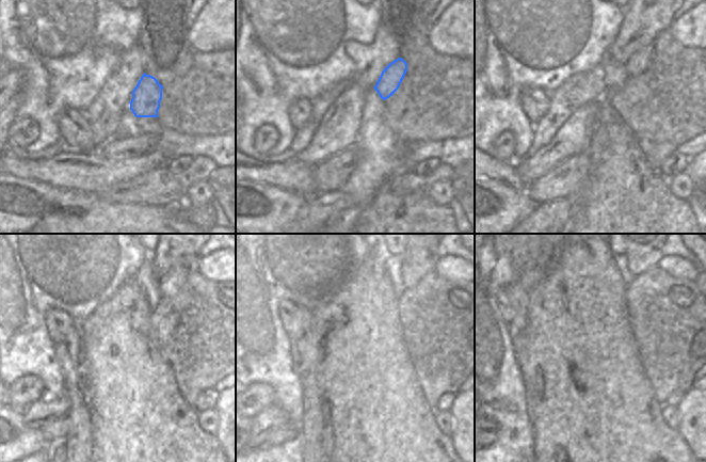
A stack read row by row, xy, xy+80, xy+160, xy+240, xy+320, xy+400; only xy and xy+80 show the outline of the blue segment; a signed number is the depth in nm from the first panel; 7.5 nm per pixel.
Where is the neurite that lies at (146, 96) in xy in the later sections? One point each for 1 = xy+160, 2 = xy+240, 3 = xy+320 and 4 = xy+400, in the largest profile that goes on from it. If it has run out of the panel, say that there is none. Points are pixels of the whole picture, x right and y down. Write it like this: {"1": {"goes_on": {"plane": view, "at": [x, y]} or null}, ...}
{"1": {"goes_on": {"plane": "xy+160", "at": [639, 61]}}, "2": {"goes_on": {"plane": "xy+240", "at": [169, 284]}}, "3": {"goes_on": {"plane": "xy+320", "at": [402, 255]}}, "4": {"goes_on": {"plane": "xy+400", "at": [642, 255]}}}

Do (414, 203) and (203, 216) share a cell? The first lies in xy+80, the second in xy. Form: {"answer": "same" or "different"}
{"answer": "same"}

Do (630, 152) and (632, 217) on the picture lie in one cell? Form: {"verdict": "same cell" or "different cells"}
{"verdict": "same cell"}

